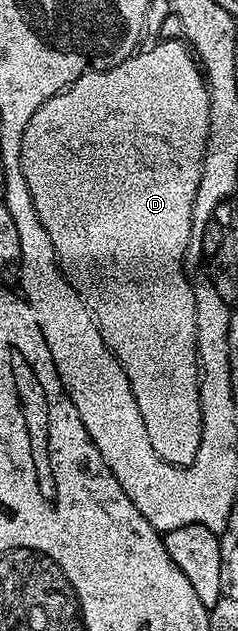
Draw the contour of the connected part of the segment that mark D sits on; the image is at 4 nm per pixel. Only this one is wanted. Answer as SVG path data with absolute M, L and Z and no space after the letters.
M166 44L166 48L154 48L150 56L138 56L138 60L130 60L130 64L114 68L114 72L106 72L106 76L90 76L84 73L65 92L58 92L48 98L48 102L44 102L44 106L40 106L36 114L32 114L20 146L20 166L24 170L24 182L28 182L32 206L36 206L36 214L40 214L44 230L48 230L48 238L52 238L62 275L90 307L90 313L94 315L104 342L120 362L124 374L128 374L136 406L140 406L140 418L144 418L144 430L148 430L148 439L152 441L152 450L156 450L156 454L165 464L174 464L177 468L190 467L202 441L196 298L194 284L186 281L186 272L182 269L182 259L186 256L190 235L193 237L196 232L196 225L192 222L192 206L196 202L194 184L198 184L198 160L202 160L202 136L206 136L206 94L202 92L198 72L190 68L190 60L186 60L186 52L182 52L178 44Z

